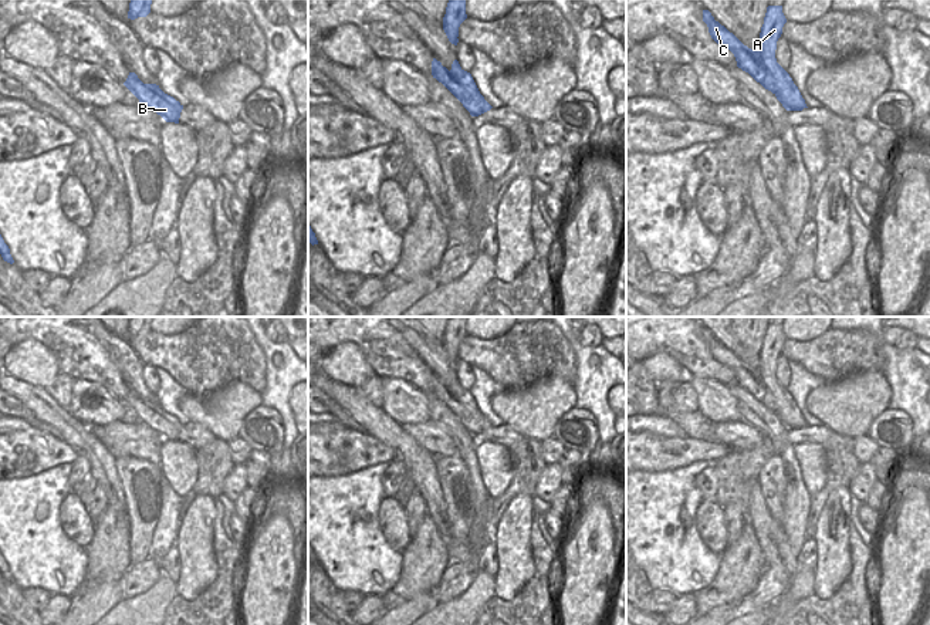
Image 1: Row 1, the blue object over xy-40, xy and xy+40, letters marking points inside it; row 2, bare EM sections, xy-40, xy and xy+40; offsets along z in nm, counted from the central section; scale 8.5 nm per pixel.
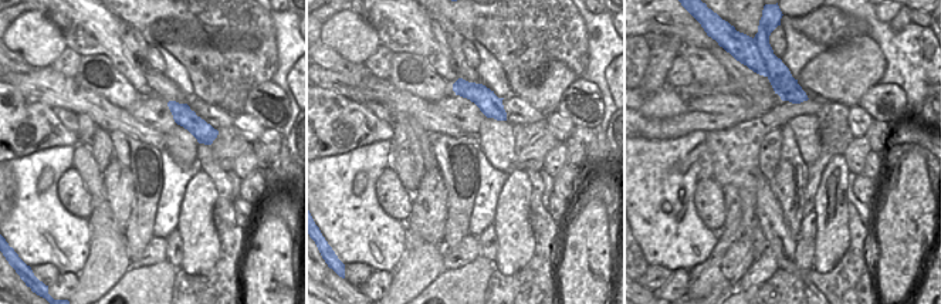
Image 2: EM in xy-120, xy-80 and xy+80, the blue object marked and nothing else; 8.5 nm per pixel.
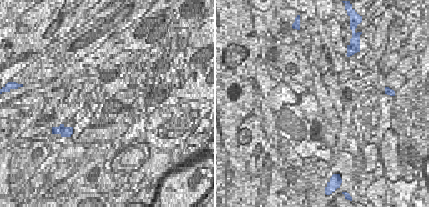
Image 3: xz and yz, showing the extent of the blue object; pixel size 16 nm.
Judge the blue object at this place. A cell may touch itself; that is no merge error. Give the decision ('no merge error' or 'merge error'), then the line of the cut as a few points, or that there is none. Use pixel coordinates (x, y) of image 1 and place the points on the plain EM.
merge error; cut xy+40 (757, 370), (775, 401), (775, 411)

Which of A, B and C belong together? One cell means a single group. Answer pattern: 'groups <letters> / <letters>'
groups A / B C

